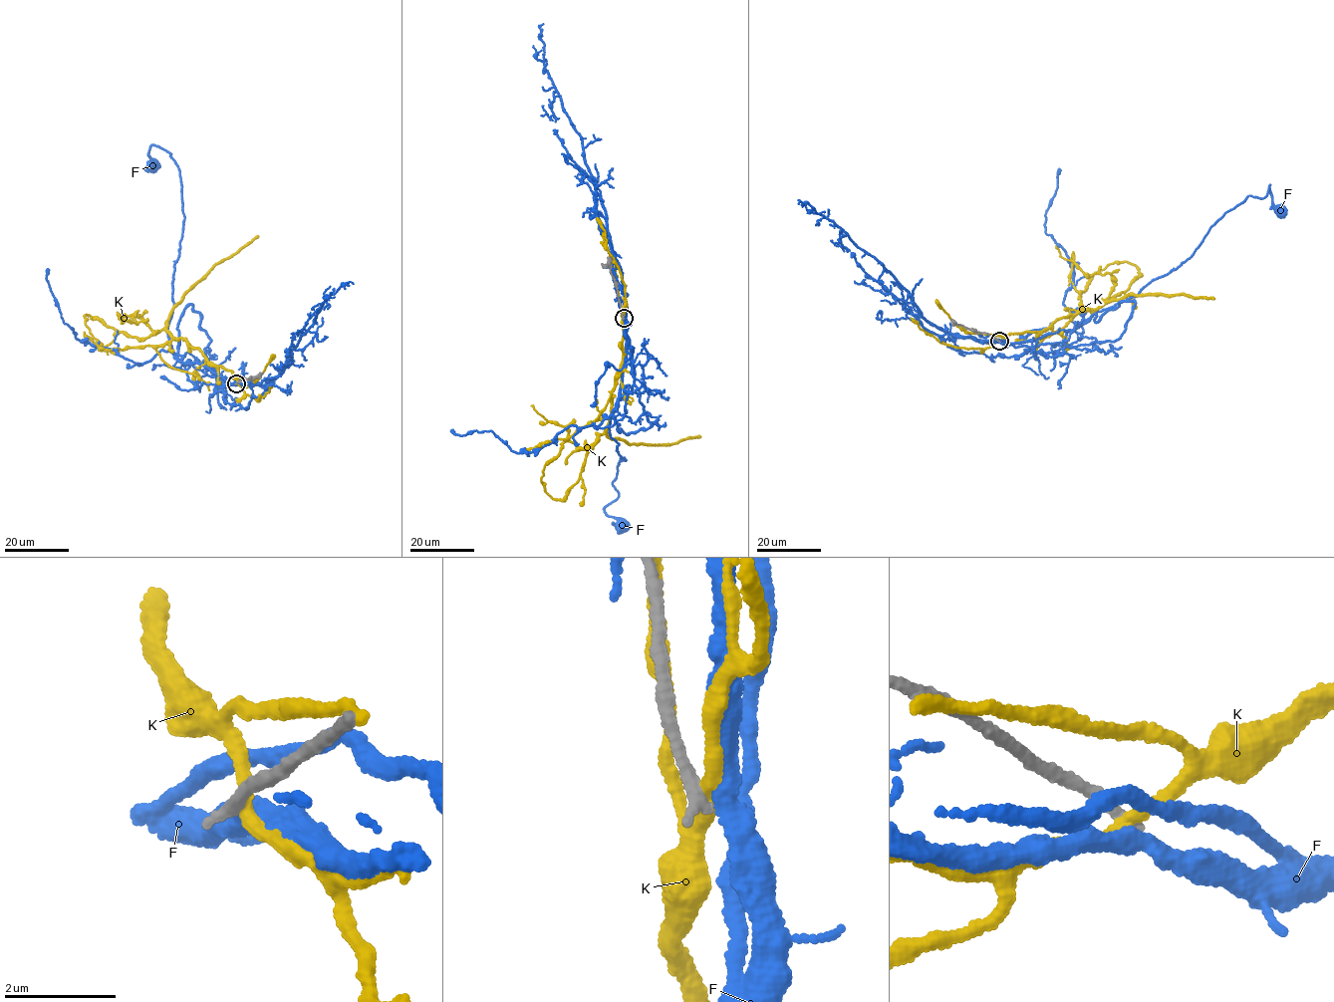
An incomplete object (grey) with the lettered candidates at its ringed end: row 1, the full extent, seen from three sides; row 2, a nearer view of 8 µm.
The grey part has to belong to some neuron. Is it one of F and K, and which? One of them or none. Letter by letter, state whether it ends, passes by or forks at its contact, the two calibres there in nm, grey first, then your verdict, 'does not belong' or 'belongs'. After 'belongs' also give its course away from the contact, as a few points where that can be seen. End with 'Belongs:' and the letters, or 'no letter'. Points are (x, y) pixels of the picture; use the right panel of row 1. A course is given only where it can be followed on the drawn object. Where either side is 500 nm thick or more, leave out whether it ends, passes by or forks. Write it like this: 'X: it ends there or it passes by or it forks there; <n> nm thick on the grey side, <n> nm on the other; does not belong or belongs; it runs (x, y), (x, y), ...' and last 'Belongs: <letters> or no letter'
F: it passes by; 240 nm thick on the grey side, 360 nm on the other; does not belong
K: it passes by; 260 nm thick on the grey side, 240 nm on the other; does not belong
Belongs: no letter

